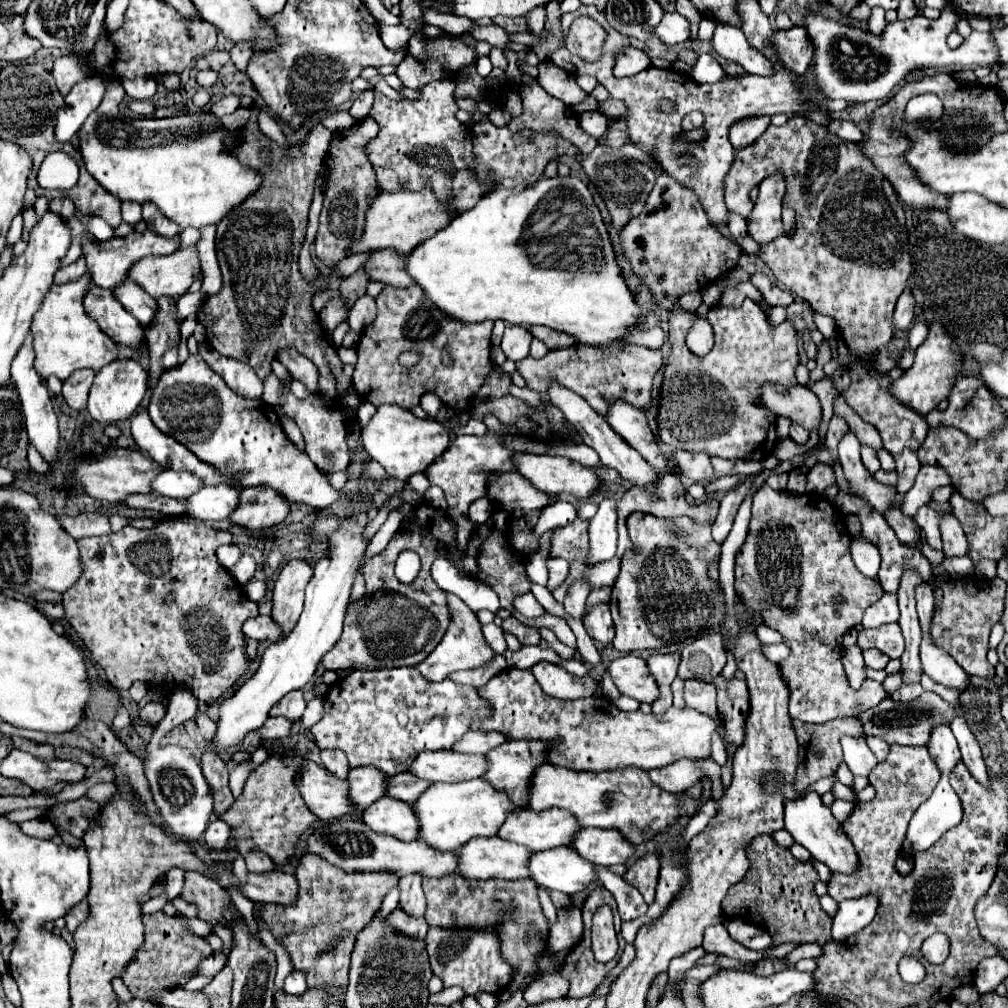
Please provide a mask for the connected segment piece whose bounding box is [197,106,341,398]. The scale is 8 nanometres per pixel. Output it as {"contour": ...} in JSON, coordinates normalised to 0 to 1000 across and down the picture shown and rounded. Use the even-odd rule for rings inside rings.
{"contour":[[[257,105],[247,107],[249,115],[247,121],[241,125],[241,141],[237,145],[231,147],[231,155],[235,155],[237,163],[249,165],[251,169],[259,171],[259,187],[257,190],[253,190],[251,194],[247,194],[243,200],[235,202],[235,206],[231,206],[227,210],[227,214],[223,214],[217,222],[215,222],[215,258],[219,264],[219,274],[221,274],[221,286],[217,288],[217,292],[203,296],[203,300],[199,302],[197,310],[195,310],[195,317],[203,323],[205,327],[205,341],[215,347],[217,351],[231,355],[231,357],[239,357],[245,359],[259,377],[265,375],[265,371],[269,369],[269,359],[275,355],[275,349],[279,347],[279,343],[291,343],[295,349],[299,349],[301,353],[309,355],[309,358],[314,363],[316,368],[316,389],[320,392],[334,395],[334,377],[338,375],[338,357],[334,353],[332,343],[328,341],[326,331],[318,325],[314,312],[309,306],[309,294],[314,286],[322,286],[322,276],[316,274],[314,284],[307,284],[301,280],[299,272],[297,272],[297,264],[295,264],[295,256],[297,256],[297,248],[303,236],[303,224],[305,224],[305,210],[311,198],[311,188],[313,188],[313,181],[320,163],[320,155],[324,151],[326,139],[328,139],[328,129],[324,129],[322,125],[314,123],[313,127],[307,129],[305,137],[299,143],[285,143],[285,149],[281,149],[273,139],[269,139],[267,135],[263,135],[257,129],[257,121],[255,115],[259,111]],[[257,147],[269,147],[269,161],[263,163],[257,155],[255,149]]]}

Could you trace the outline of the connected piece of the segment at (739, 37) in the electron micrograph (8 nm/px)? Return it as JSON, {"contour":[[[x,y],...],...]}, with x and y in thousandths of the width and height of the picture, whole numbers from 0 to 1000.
{"contour":[[[711,24],[707,34],[707,48],[713,56],[735,63],[743,73],[767,75],[767,63],[741,44],[737,32],[723,24]]]}

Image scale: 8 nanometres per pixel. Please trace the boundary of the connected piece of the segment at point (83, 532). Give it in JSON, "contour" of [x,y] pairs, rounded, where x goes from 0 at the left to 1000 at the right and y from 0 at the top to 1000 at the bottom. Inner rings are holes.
{"contour":[[[78,510],[78,512],[61,512],[57,514],[61,524],[64,524],[64,528],[68,532],[76,534],[84,534],[84,532],[100,532],[100,530],[108,530],[108,516],[102,510]]]}

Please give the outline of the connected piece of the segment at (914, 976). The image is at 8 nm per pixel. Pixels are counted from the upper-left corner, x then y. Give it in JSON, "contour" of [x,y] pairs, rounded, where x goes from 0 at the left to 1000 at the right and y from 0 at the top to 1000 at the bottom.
{"contour":[[[898,948],[893,953],[893,967],[900,975],[914,974],[919,967],[919,962],[909,950]]]}

